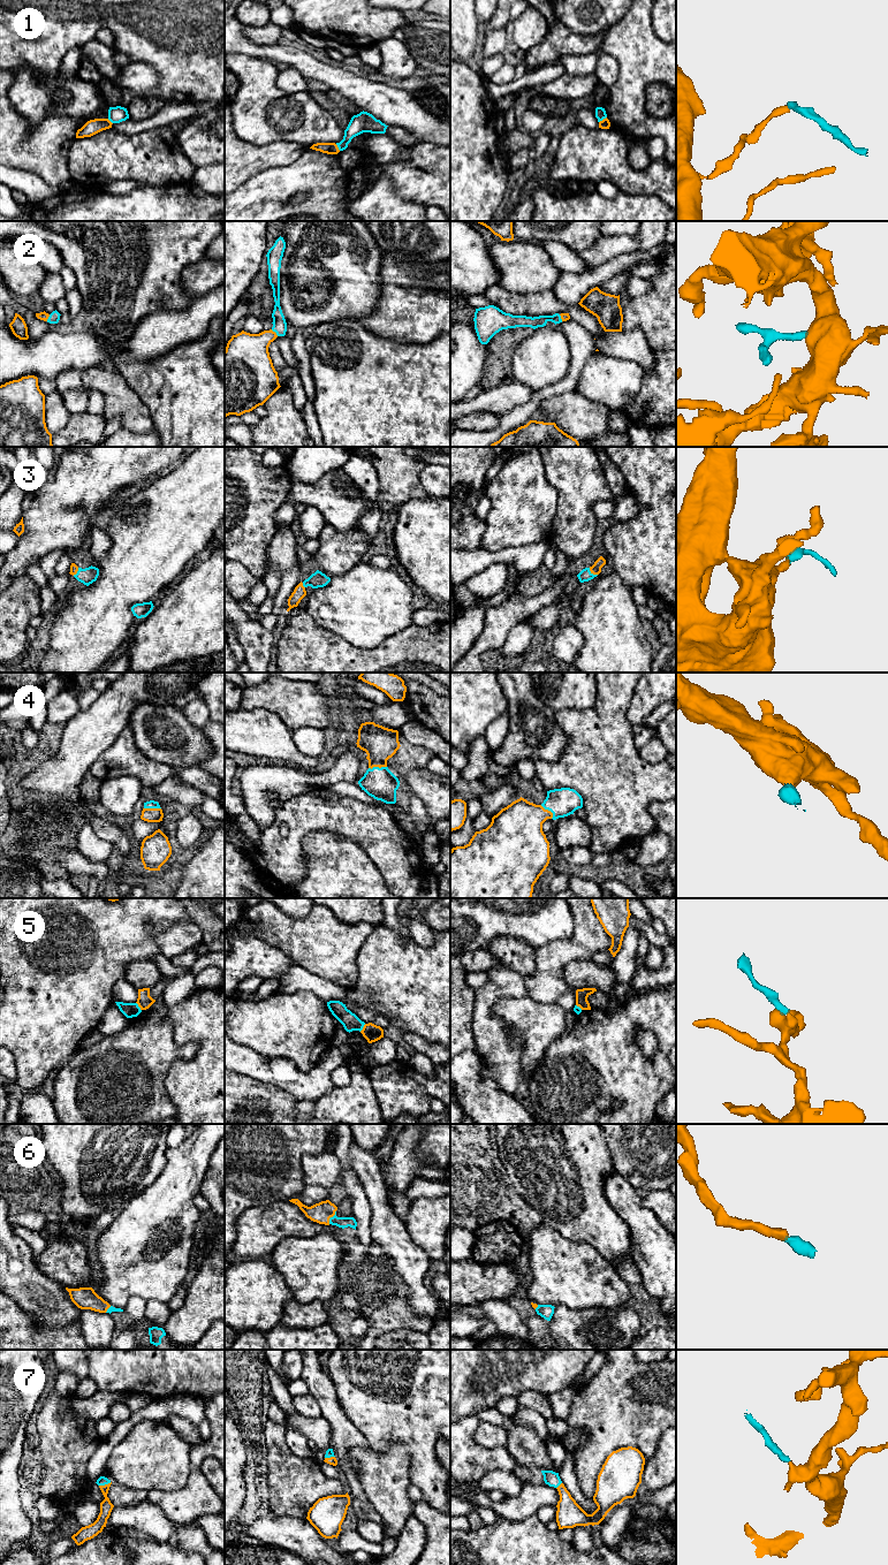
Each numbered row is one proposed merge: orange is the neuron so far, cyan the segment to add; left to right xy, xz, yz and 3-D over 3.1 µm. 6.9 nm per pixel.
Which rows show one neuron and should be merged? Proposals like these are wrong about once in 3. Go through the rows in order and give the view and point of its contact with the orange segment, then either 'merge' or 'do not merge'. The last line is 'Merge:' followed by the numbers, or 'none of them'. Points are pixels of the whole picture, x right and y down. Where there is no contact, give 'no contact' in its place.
1: yz (604, 119) | do not merge
2: xz (274, 332) | merge
3: yz (592, 572) | merge
4: xz (377, 766) | merge
5: xy (138, 1005) | do not merge
6: xz (331, 1216) | merge
7: xy (105, 1484) | merge
Merge: 2, 3, 4, 6, 7

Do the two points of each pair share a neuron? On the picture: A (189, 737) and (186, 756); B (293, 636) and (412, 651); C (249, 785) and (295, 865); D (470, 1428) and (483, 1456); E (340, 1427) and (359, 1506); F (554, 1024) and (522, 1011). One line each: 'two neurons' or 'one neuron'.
A: one neuron
B: one neuron
C: two neurons
D: one neuron
E: one neuron
F: one neuron

